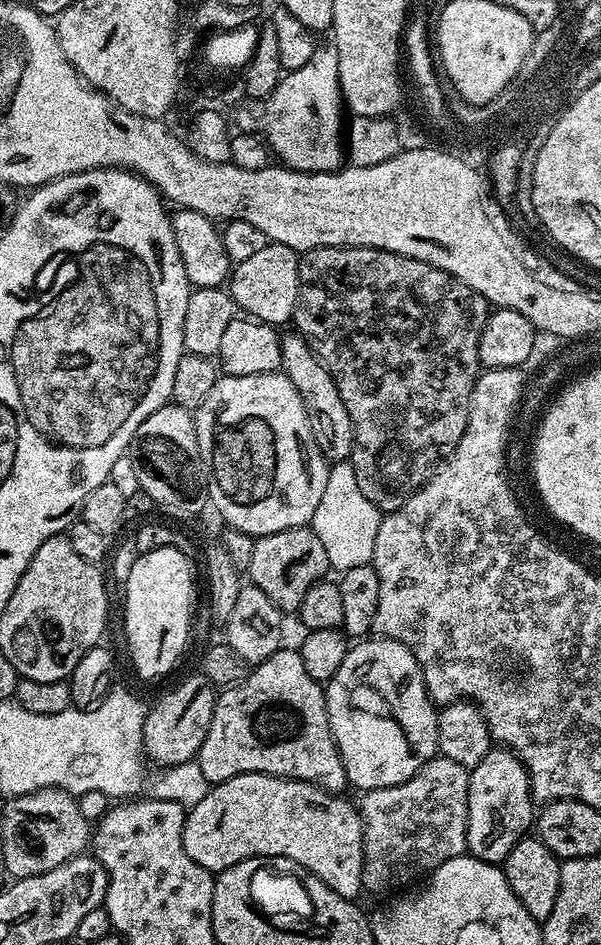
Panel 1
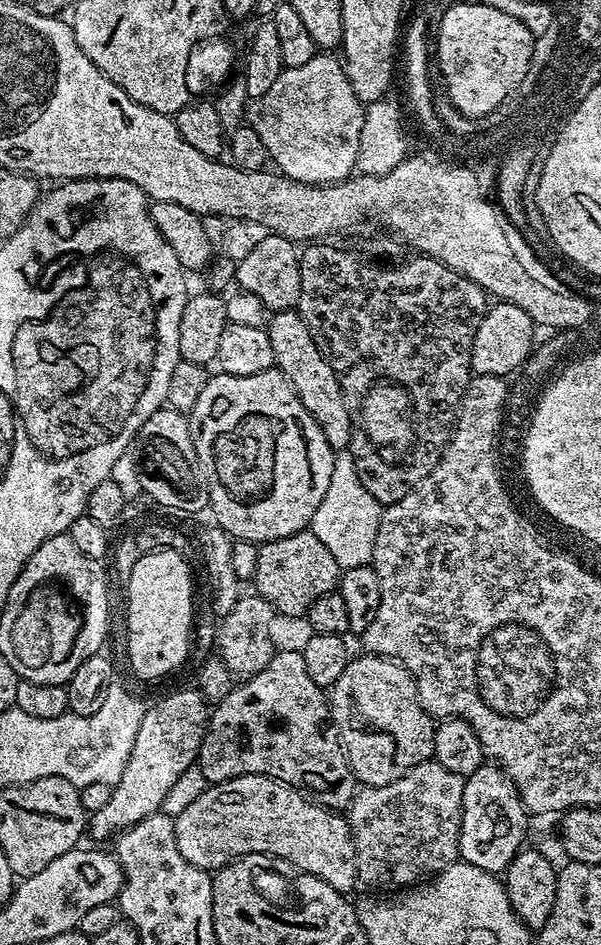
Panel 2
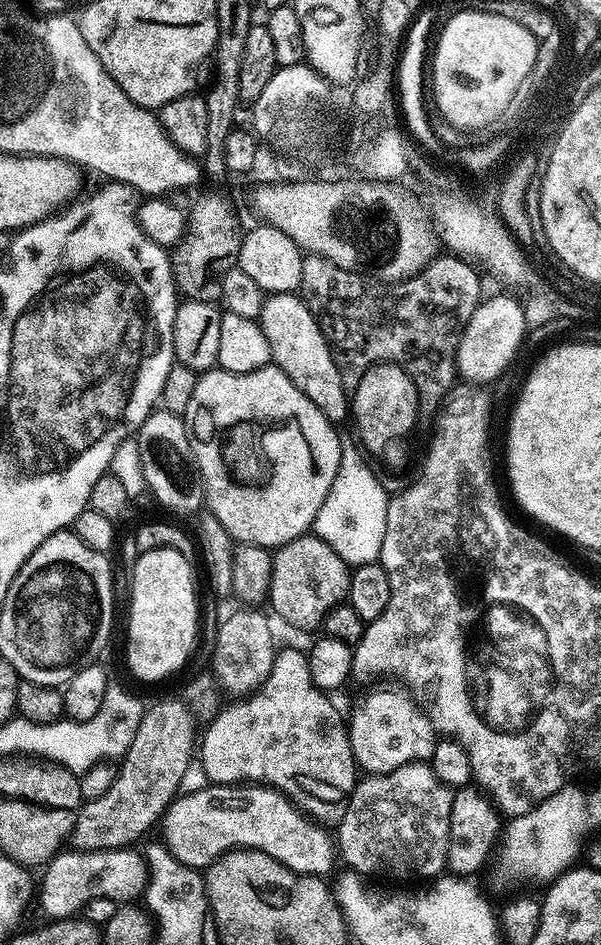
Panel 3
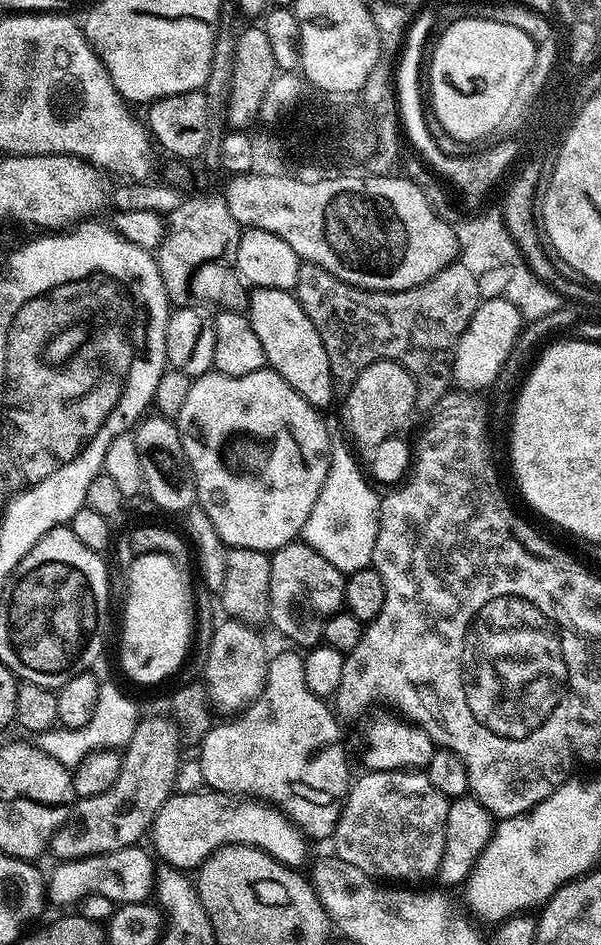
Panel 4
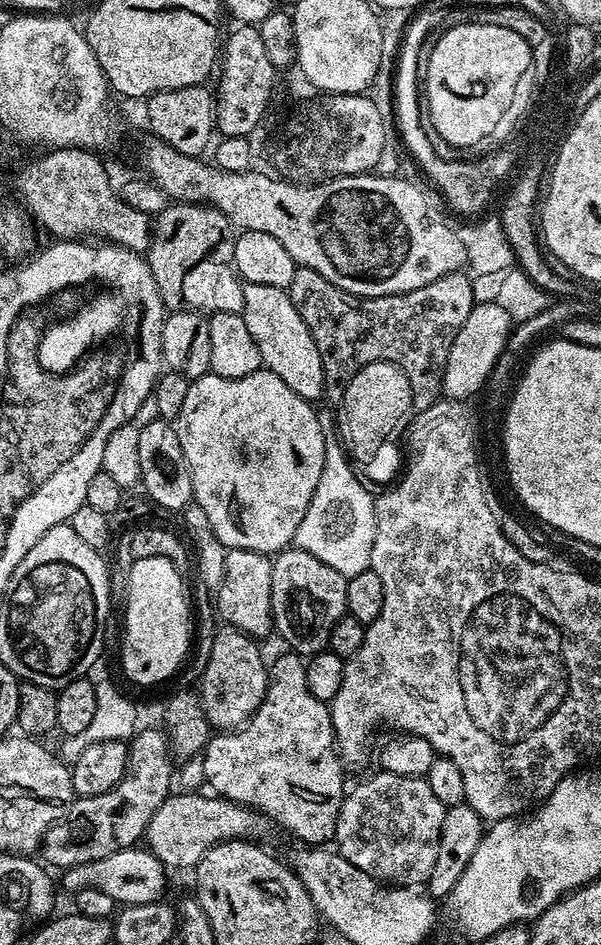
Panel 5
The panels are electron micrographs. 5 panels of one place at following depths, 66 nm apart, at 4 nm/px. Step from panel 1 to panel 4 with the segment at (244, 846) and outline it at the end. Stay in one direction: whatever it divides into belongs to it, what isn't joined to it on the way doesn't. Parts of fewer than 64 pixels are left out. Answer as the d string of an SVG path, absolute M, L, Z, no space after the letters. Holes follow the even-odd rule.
M199 790L184 793L177 791L169 796L168 801L160 807L150 829L150 840L156 847L155 855L164 859L165 865L181 870L199 869L200 864L219 848L227 844L245 844L251 848L260 848L267 856L273 856L280 864L287 864L296 870L308 860L309 837L304 834L279 808L255 796L236 795L230 792L213 792Z

